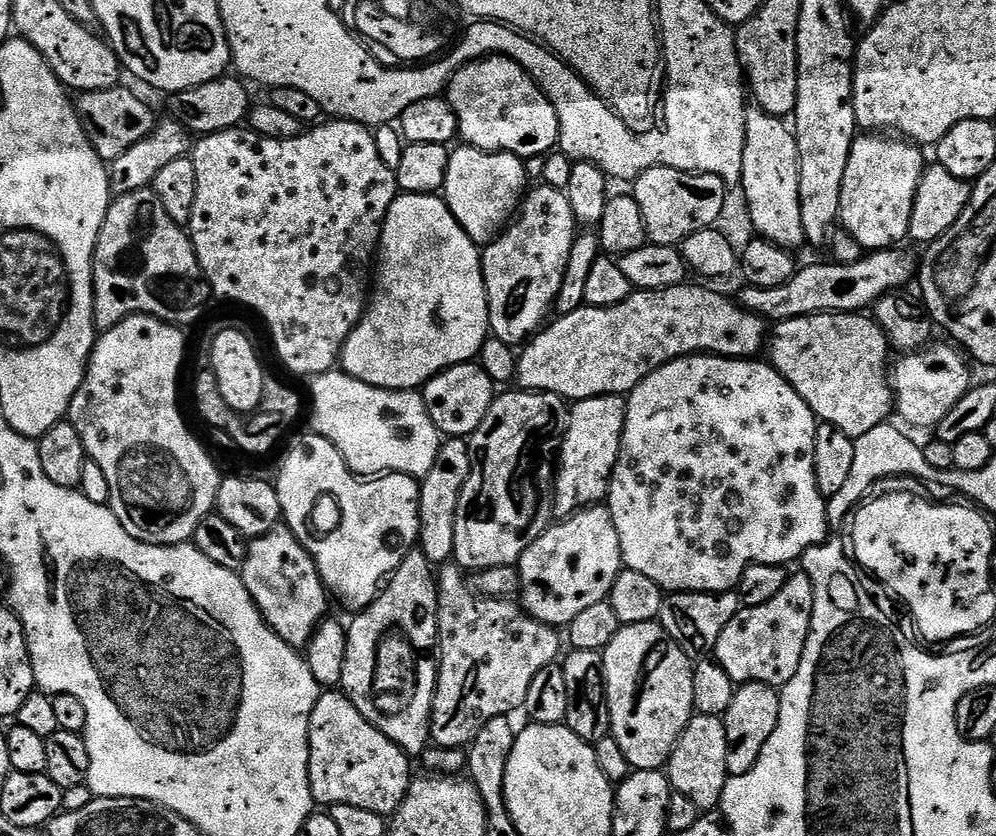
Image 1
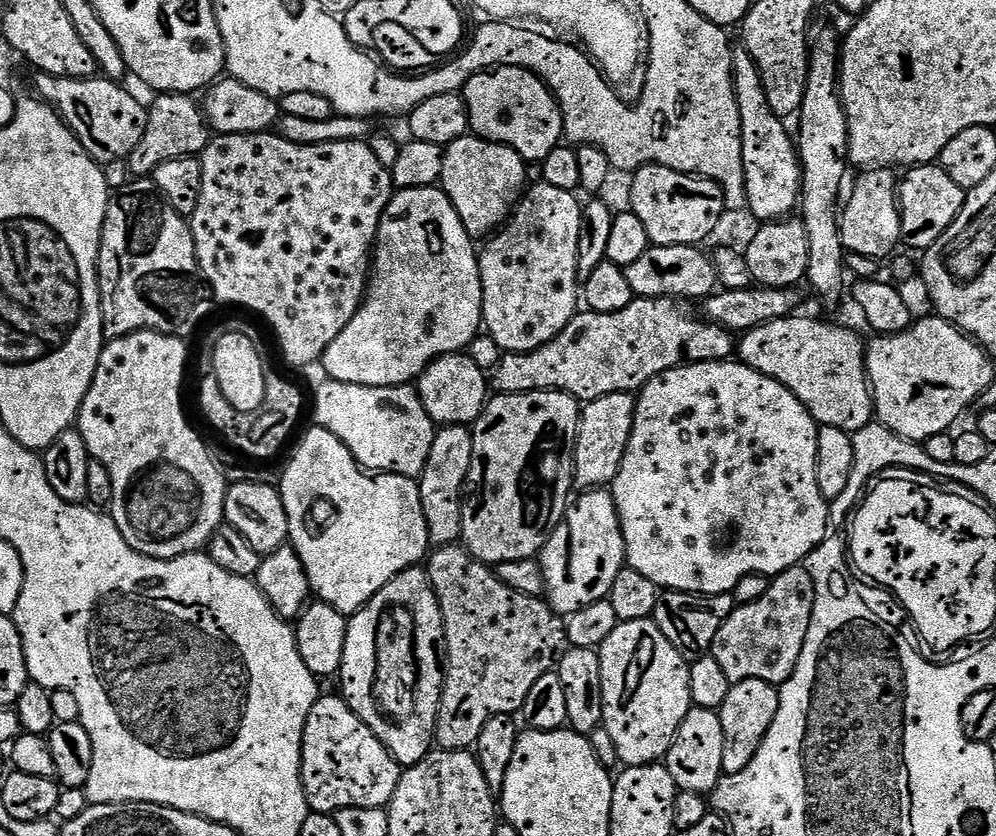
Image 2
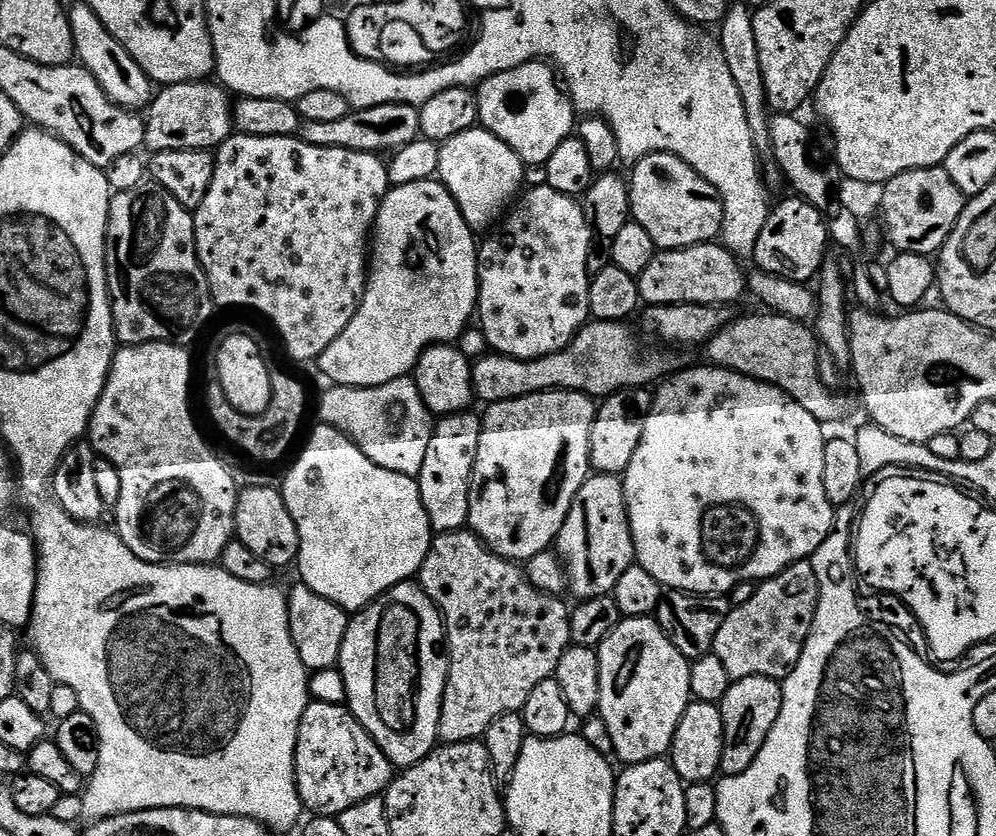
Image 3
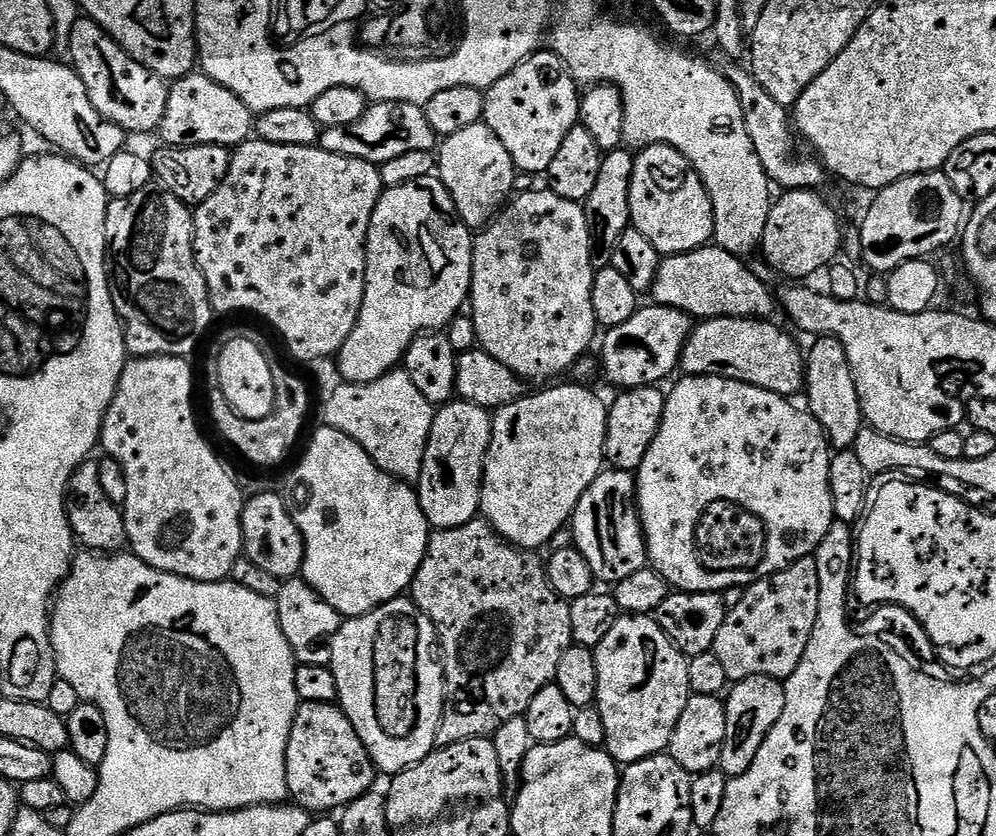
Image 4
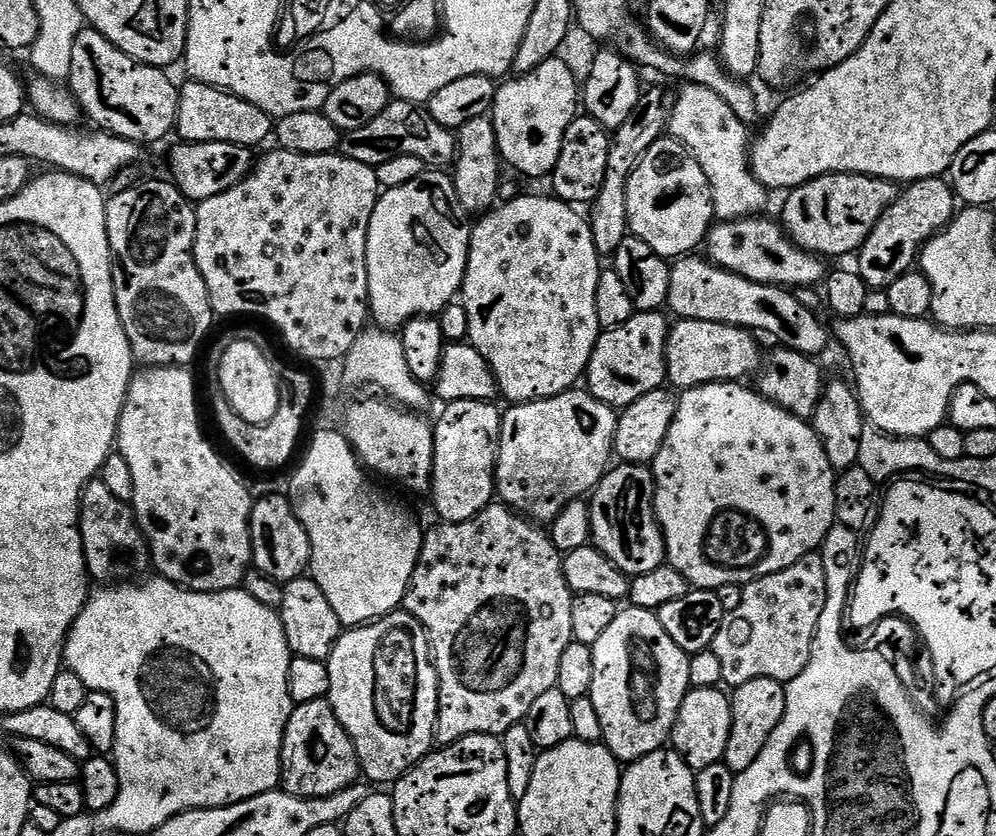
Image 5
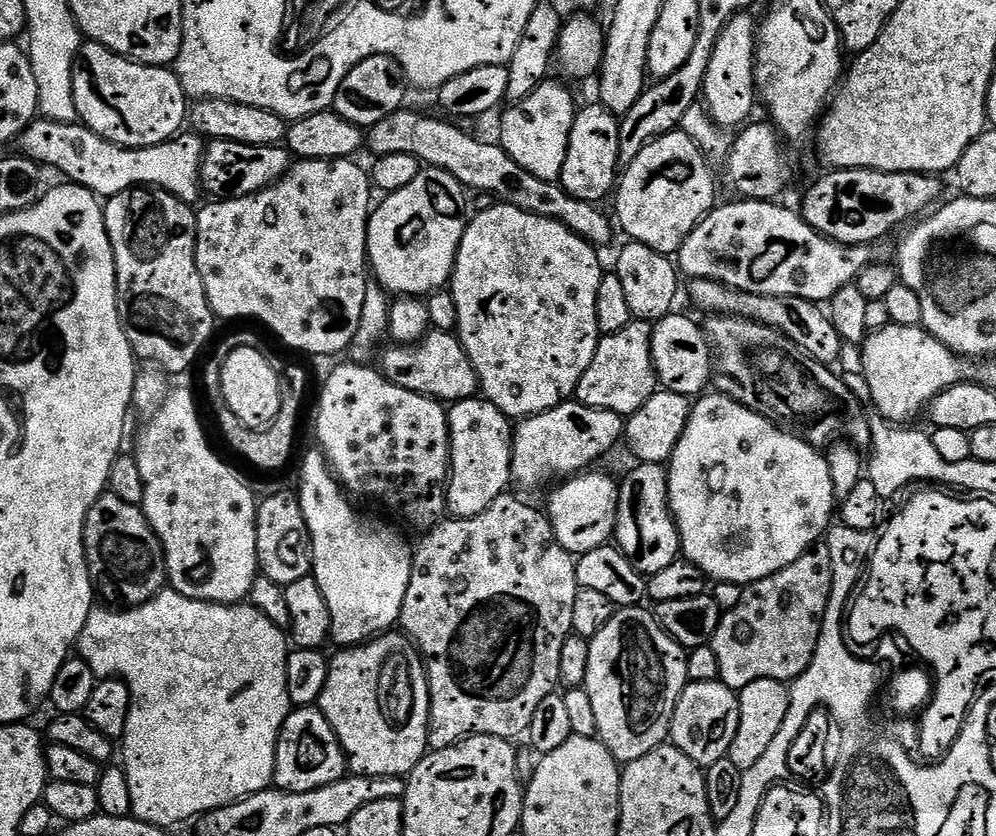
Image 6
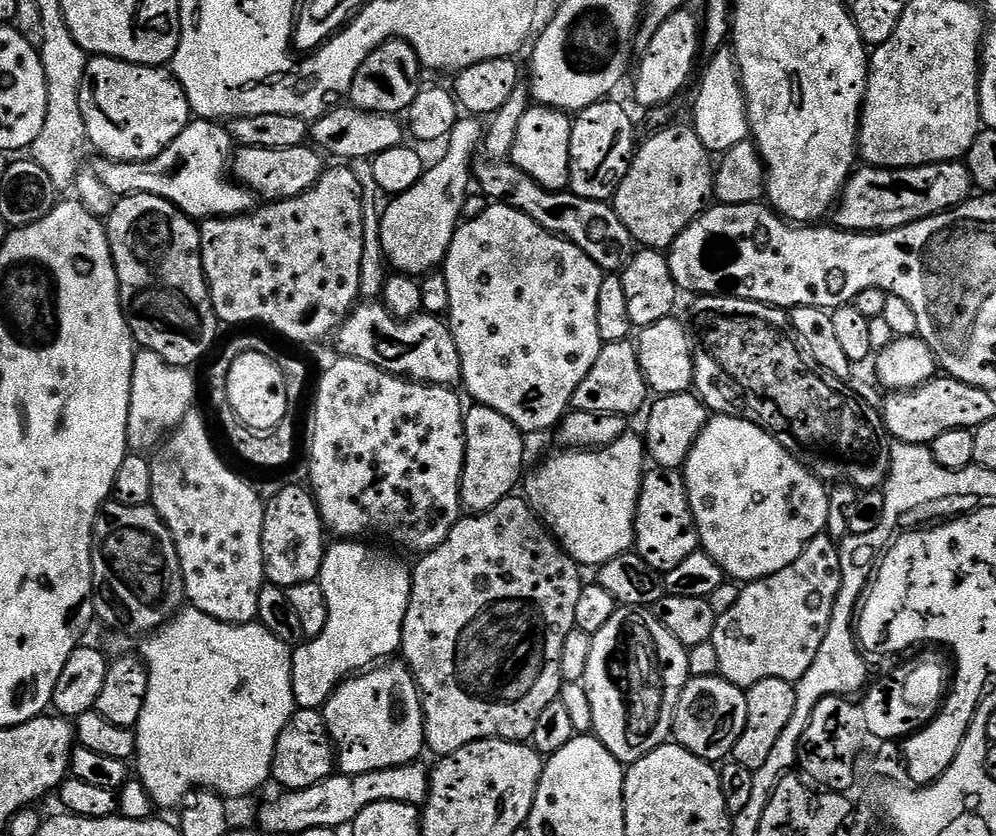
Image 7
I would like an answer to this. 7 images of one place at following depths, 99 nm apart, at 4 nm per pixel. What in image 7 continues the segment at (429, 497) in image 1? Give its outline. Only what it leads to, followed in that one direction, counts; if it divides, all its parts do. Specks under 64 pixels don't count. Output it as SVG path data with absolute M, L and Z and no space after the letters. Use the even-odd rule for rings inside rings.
M473 403L471 407L464 414L466 454L460 483L460 503L465 513L475 514L498 506L502 498L511 496L517 491L525 475L526 436L514 426L514 422L510 422L510 418L506 418L506 414L498 414L498 410L490 410L490 406L485 404ZM520 475L522 475L521 480ZM516 483L518 483L517 488Z

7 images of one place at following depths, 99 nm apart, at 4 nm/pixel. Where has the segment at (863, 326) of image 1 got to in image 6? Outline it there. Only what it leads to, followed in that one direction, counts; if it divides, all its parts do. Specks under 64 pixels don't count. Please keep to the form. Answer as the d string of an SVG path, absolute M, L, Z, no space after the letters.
M669 314L655 321L652 329L652 361L656 379L665 392L696 398L709 387L713 379L714 353L703 327L688 316L676 315Z

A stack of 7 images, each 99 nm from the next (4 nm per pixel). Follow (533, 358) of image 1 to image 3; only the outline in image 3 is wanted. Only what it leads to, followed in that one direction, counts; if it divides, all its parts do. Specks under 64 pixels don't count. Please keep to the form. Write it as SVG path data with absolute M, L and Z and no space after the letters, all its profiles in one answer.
M592 320L580 328L576 337L562 350L537 360L519 360L499 354L482 356L472 366L475 399L484 400L483 403L489 405L522 398L535 392L557 390L607 398L621 392L623 388L648 388L685 367L686 361L676 353L679 351L647 352L636 341L637 333L632 333L628 326L619 320Z

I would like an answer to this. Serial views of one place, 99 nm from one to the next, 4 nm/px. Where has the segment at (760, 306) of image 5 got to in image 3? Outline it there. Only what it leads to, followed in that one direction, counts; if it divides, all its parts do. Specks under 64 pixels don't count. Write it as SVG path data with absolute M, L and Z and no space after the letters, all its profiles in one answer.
M709 242L707 244L695 244L689 248L669 248L657 251L656 256L642 270L638 277L640 286L640 299L645 305L654 304L715 304L717 306L735 305L735 300L746 292L746 272L741 261L733 256L723 243Z

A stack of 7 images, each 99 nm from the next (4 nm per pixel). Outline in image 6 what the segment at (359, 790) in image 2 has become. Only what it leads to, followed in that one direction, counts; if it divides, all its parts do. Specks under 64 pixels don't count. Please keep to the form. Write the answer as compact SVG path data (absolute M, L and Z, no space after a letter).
M300 706L288 713L286 722L278 734L276 747L276 769L272 775L275 787L281 792L317 792L319 788L330 786L343 780L348 768L348 757L344 755L344 747L334 734L327 718L320 713L319 707Z

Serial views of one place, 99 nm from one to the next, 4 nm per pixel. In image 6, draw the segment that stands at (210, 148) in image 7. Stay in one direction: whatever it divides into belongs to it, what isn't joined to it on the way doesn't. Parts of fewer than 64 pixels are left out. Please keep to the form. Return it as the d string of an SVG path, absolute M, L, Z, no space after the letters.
M37 118L32 121L22 134L16 137L14 144L19 155L30 158L34 163L43 166L45 169L57 168L64 172L65 181L81 184L86 190L96 193L97 197L107 198L117 196L131 188L160 188L164 192L169 192L171 196L176 196L185 204L195 205L195 200L202 196L200 186L200 163L204 157L206 147L205 141L199 135L192 136L177 135L171 140L162 142L158 146L146 146L145 148L123 148L90 130L82 123L67 124L66 122L54 122Z

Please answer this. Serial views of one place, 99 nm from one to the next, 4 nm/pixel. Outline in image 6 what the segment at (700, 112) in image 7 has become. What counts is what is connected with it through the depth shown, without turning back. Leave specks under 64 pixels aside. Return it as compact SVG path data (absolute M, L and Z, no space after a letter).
M745 10L737 13L726 22L726 30L718 34L718 42L714 42L714 54L710 54L710 66L706 66L706 78L704 79L704 90L702 93L702 104L708 116L721 129L733 130L749 123L748 115L752 107L758 104L758 93L756 90L756 42L758 39L758 20L752 17L751 11Z

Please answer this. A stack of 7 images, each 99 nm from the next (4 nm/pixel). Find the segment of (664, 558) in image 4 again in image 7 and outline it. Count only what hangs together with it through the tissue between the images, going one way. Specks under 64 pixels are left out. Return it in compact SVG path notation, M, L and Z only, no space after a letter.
M713 415L702 434L698 434L682 471L690 510L700 535L700 548L710 554L725 577L733 581L751 582L778 574L778 570L790 566L790 562L806 550L810 538L826 529L830 492L825 481L813 476L810 469L765 428L740 416Z

